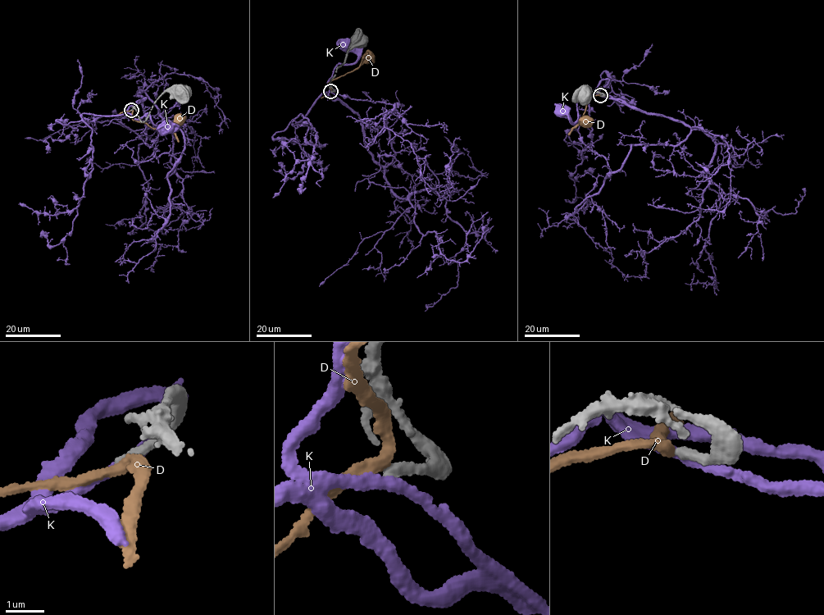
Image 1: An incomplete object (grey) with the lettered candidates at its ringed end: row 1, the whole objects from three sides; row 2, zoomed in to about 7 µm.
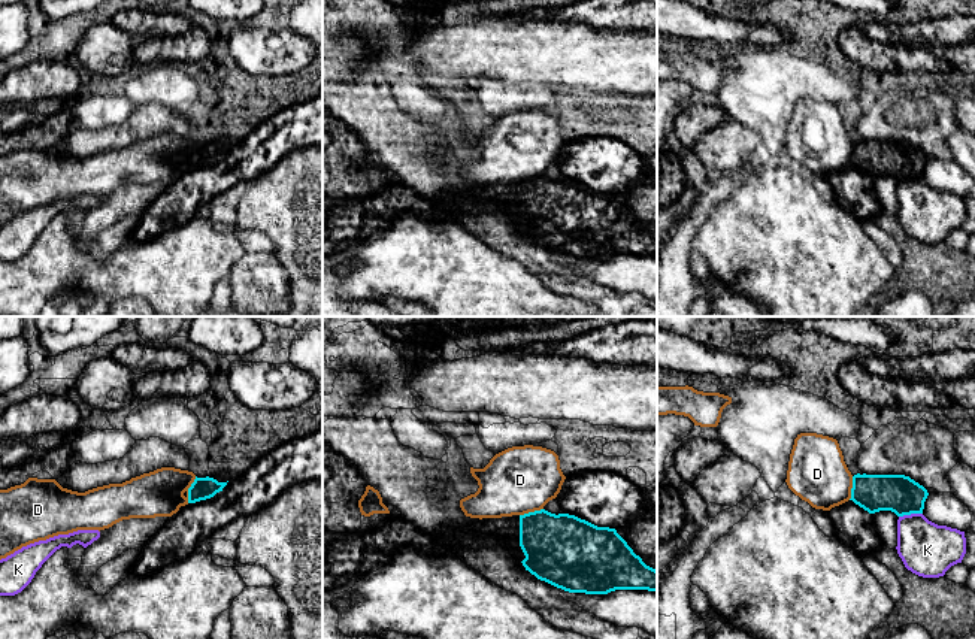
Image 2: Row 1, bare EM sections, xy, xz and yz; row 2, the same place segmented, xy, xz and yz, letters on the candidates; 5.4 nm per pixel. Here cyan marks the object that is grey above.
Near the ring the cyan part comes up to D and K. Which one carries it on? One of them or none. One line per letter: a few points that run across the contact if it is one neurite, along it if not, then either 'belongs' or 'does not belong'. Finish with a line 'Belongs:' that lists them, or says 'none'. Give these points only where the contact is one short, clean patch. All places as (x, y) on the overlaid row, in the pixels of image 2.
D: line xy (196, 477), (188, 488), (187, 502); does not belong
K: line yz (921, 512), (899, 517); does not belong
Belongs: none

